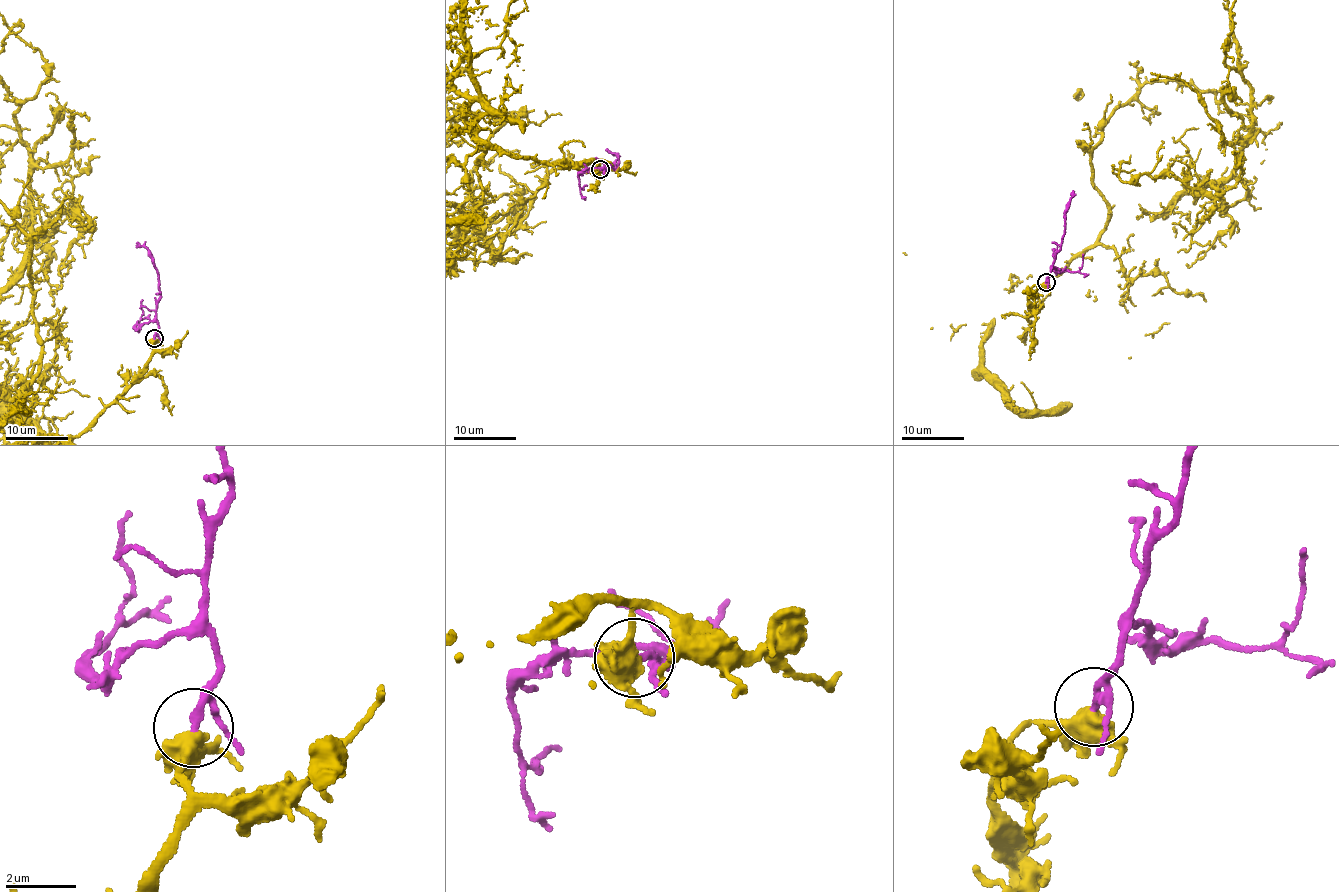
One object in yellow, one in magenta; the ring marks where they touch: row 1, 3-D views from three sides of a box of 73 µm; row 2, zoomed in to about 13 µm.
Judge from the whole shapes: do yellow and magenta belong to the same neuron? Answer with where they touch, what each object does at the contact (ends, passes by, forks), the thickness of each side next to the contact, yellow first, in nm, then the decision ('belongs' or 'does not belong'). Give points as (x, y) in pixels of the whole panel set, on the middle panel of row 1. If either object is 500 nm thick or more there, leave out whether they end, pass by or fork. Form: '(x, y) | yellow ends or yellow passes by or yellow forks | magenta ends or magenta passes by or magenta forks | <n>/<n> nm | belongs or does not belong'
(600, 169) | yellow passes by | magenta passes by | 480/140 nm | belongs

